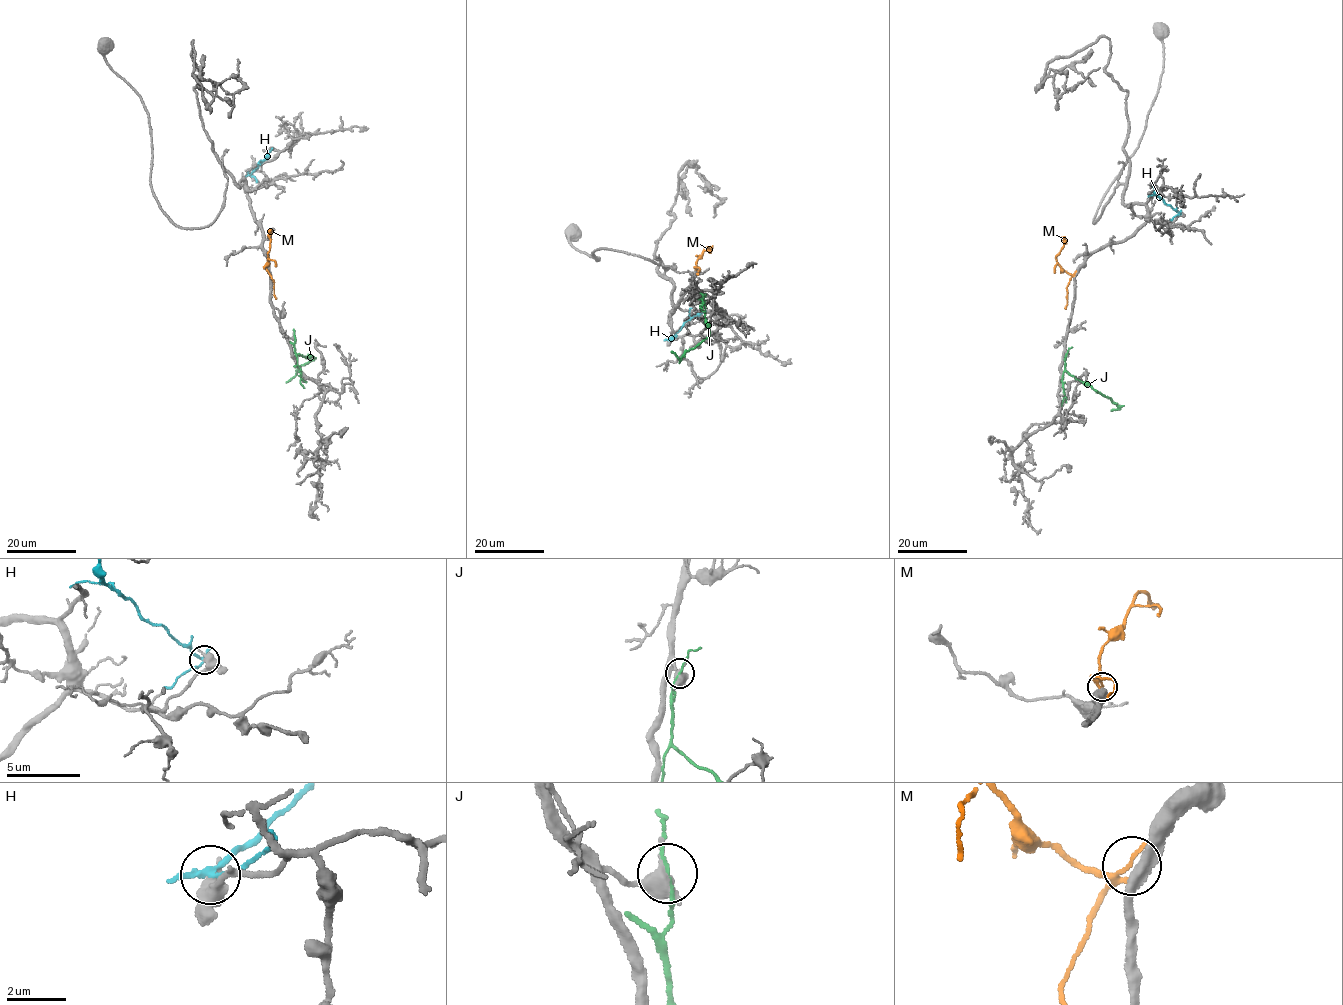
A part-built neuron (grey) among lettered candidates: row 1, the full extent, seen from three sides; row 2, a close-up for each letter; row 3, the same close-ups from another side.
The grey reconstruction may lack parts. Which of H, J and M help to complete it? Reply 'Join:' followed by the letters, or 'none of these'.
Join: M

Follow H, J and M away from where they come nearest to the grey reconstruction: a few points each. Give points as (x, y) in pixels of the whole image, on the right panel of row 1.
H: (1180, 213), (1156, 195), (1152, 185)
J: (1066, 353), (1065, 368), (1119, 407), (1111, 410)
M: (1075, 273), (1067, 273), (1057, 262), (1056, 256), (1064, 246), (1061, 237)

